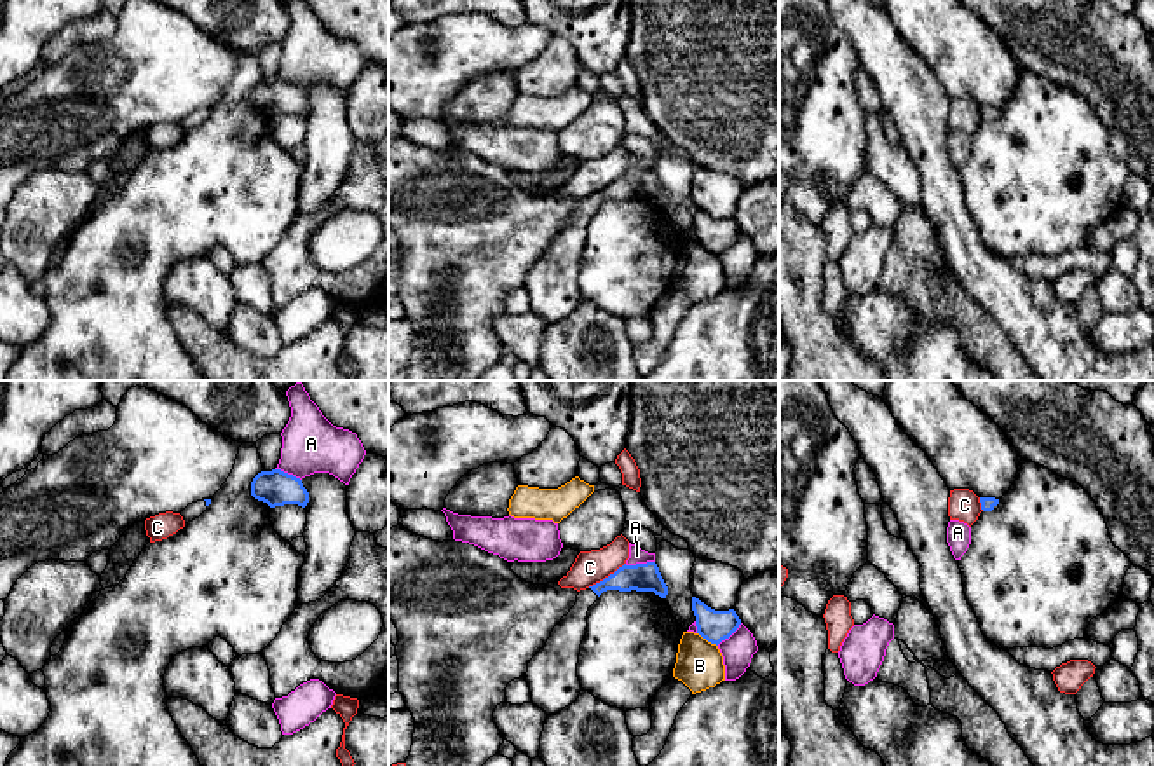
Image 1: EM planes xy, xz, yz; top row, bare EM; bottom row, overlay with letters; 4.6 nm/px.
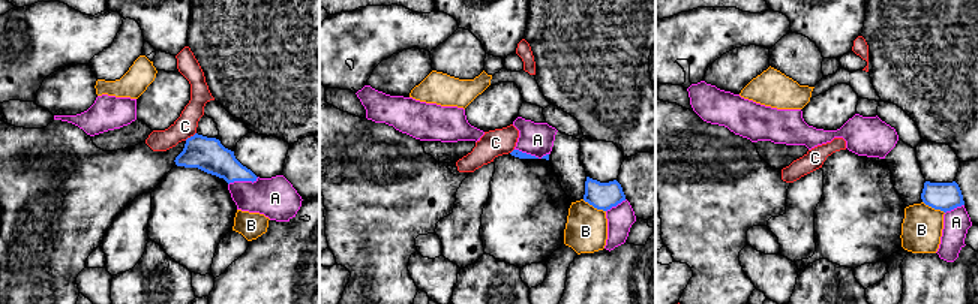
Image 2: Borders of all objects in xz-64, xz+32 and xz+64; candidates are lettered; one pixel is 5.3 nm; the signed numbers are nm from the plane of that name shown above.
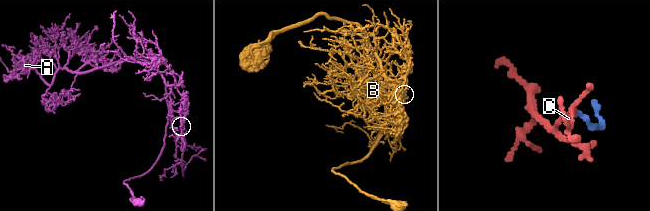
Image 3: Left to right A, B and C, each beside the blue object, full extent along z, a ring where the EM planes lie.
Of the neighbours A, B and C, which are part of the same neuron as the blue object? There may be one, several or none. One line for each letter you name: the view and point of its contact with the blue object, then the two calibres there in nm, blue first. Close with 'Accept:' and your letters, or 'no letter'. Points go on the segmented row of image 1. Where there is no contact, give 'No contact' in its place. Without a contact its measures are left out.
Accept: no letter

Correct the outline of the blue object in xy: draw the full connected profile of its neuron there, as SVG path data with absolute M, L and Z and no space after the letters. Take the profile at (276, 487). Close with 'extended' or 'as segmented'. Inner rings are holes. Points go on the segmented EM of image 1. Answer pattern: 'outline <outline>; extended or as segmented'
outline M281 469L258 473L251 482L251 496L270 508L284 504L305 508L309 503L309 492L302 480Z; as segmented

